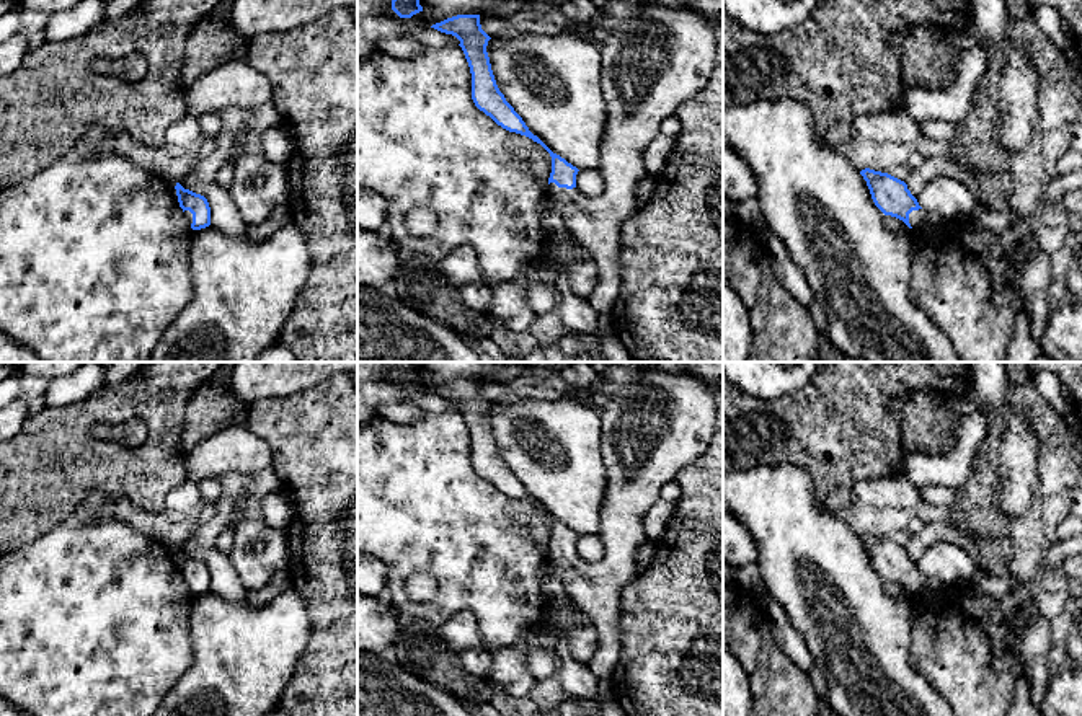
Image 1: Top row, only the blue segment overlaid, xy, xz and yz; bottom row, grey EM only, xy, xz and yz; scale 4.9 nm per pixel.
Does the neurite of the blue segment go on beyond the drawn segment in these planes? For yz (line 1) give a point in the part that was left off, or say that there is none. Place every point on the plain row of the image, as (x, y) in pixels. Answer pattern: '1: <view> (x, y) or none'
1: yz (921, 584)

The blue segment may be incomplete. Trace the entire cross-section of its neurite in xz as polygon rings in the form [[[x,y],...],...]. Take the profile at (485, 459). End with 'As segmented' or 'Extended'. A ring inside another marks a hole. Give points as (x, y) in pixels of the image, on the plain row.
[[[640,362],[632,369],[630,382],[607,396],[592,398],[589,387],[571,387],[566,398],[594,408],[602,422],[601,452],[607,481],[597,537],[605,548],[605,555],[597,563],[588,563],[576,555],[579,535],[534,501],[499,457],[486,418],[491,403],[481,395],[480,380],[457,380],[431,393],[460,406],[459,411],[472,439],[475,471],[503,494],[532,504],[550,519],[548,556],[558,568],[558,576],[571,603],[589,618],[599,636],[597,651],[586,665],[597,678],[610,678],[620,656],[622,594],[636,576],[638,550],[651,543],[645,530],[645,515],[661,499],[661,488],[676,480],[684,468],[708,450],[718,429],[715,388],[695,373],[661,370],[658,362]]]. Extended

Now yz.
[[[870,533],[862,535],[860,540],[867,546],[875,571],[885,581],[902,586],[909,594],[932,597],[953,587],[938,577],[924,576],[904,546]]]. Extended

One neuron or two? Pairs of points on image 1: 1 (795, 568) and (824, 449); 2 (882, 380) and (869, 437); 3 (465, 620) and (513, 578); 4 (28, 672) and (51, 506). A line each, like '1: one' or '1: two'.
1: two
2: one
3: two
4: two

